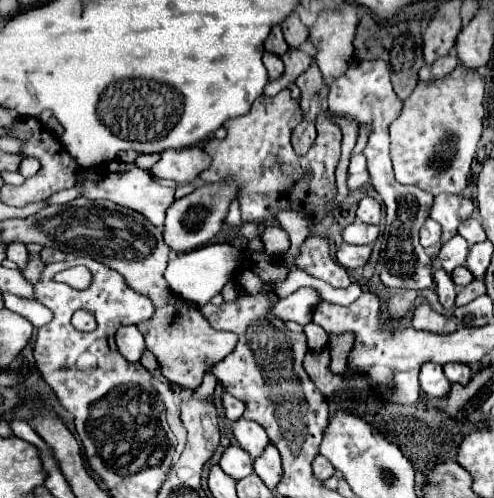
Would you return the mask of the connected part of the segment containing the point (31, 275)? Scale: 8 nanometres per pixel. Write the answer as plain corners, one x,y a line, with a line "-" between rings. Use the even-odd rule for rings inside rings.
30,259
26,269
24,269
24,277
30,281
30,283
38,283
40,275
42,275
42,269
44,269
44,263
40,259

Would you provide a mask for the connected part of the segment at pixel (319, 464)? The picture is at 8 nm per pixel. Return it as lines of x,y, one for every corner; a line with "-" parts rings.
318,455
316,459
314,459
314,463
312,463
312,469
314,469
314,477
318,479
318,481
326,481
326,479
330,479
332,475
334,475
334,467
332,467
332,463
328,461
328,459
324,459
322,455

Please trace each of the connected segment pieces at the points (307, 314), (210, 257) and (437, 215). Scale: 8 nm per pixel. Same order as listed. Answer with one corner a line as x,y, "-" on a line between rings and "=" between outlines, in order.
302,287
294,291
292,295
280,299
272,307
272,313
284,321
296,321
300,325
308,325
312,321
312,307
316,307
316,303
320,301
322,297
316,289
=
212,243
194,251
188,251
184,255
176,255
174,259
170,259
166,271
164,271
164,279
168,281
170,289
184,301
194,303
198,307
204,307
214,295
218,295
222,291
222,287
236,275
238,265
242,261
240,255
242,249
232,247
228,243
=
438,195
434,199
434,207
430,217
442,225
442,243
450,241
458,225
464,223
464,219
470,219
474,213
474,201
462,195

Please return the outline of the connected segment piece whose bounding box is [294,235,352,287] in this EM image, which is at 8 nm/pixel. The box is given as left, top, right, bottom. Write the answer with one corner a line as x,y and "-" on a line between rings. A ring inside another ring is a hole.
310,235
300,245
294,265
312,277
324,279
332,287
348,287
352,283
346,269
330,257
330,241
324,235

